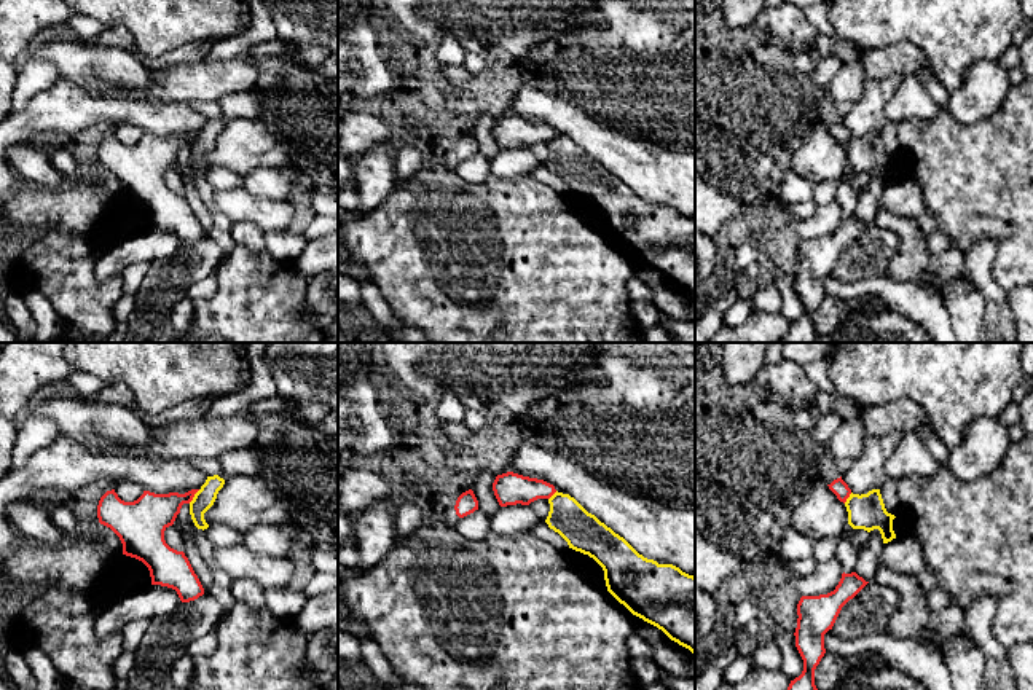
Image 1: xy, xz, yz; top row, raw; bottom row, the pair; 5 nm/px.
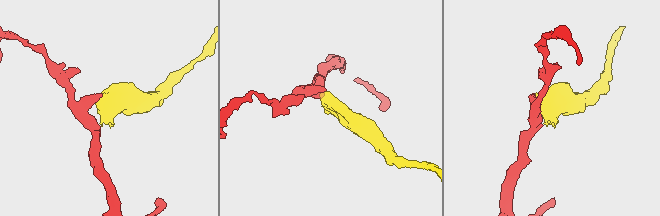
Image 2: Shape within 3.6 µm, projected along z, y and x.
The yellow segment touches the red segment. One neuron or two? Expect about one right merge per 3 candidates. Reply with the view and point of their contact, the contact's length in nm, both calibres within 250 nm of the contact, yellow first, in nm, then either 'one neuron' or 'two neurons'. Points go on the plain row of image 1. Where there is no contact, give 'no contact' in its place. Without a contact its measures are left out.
xy (195, 139) | 90 nm | 100/200 nm | two neurons

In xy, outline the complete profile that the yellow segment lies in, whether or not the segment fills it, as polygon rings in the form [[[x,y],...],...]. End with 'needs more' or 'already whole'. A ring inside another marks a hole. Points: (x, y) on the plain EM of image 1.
[[[218,118],[207,120],[206,126],[194,137],[190,145],[190,158],[198,172],[207,172],[209,167],[204,163],[204,156],[214,148],[218,134],[223,131],[225,123]]]; already whole

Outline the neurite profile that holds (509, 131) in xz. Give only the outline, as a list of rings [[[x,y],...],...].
[[[513,115],[497,118],[493,126],[493,134],[501,150],[516,147],[529,148],[537,142],[550,142],[556,135],[555,129],[544,123]]]

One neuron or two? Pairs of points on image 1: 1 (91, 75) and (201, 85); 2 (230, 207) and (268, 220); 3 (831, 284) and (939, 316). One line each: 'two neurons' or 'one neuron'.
1: one neuron
2: one neuron
3: one neuron

